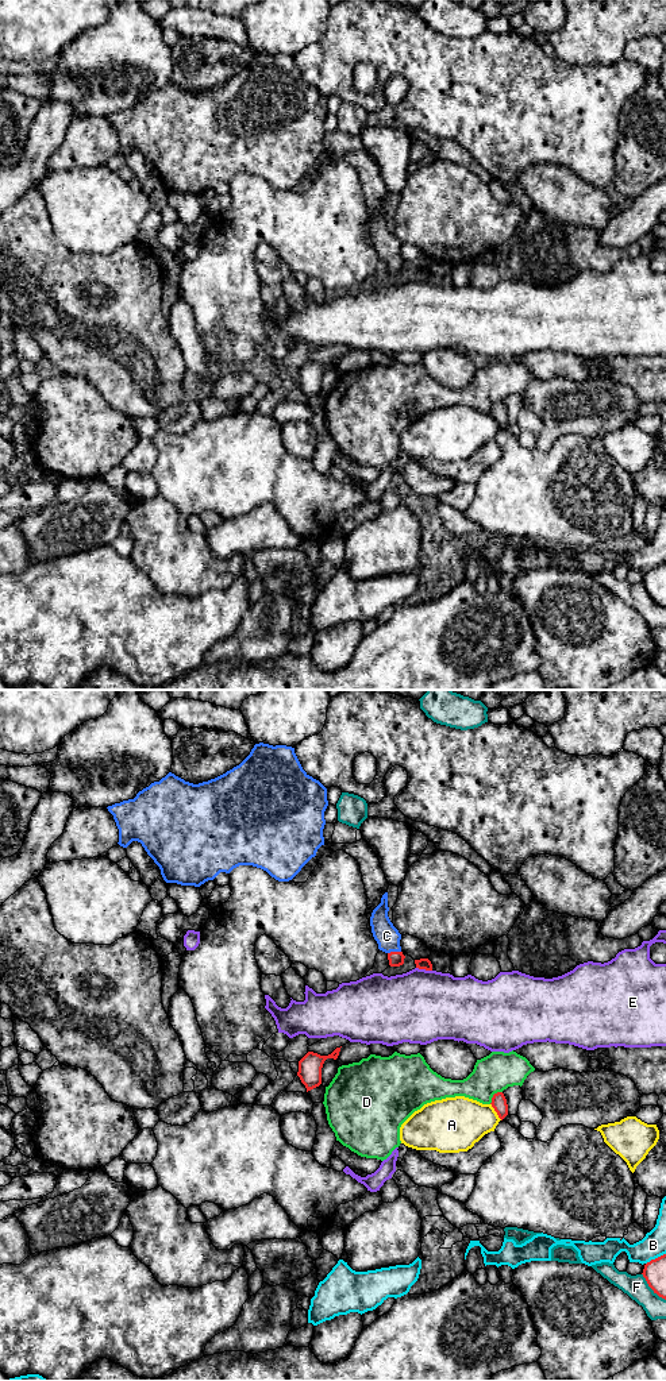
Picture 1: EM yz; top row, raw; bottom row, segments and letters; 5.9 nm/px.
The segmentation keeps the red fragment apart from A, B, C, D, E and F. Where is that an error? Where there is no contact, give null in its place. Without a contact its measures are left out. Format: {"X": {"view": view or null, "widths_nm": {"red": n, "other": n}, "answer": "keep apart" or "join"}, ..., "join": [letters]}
{"A": {"view": "yz", "widths_nm": {"red": 90, "other": 320}, "answer": "keep apart"}, "B": {"view": "yz", "widths_nm": {"red": 140, "other": 150}, "answer": "keep apart"}, "C": {"view": "yz", "widths_nm": {"red": 90, "other": 140}, "answer": "join"}, "D": {"view": "yz", "widths_nm": {"red": 90, "other": 220}, "answer": "keep apart"}, "E": {"view": "yz", "widths_nm": {"red": 70, "other": 440}, "answer": "keep apart"}, "F": {"view": "yz", "widths_nm": {"red": 140, "other": 140}, "answer": "keep apart"}, "join": ["C"]}

